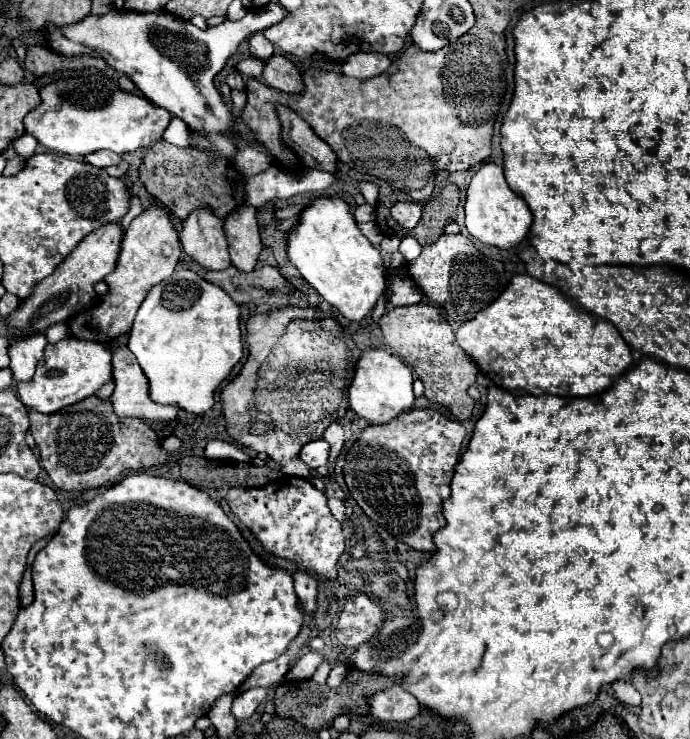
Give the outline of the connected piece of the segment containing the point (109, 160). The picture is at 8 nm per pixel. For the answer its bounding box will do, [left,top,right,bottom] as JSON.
[84,150,122,168]

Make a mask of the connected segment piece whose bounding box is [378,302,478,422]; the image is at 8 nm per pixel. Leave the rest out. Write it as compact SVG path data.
M418 302L412 306L400 306L386 312L380 318L380 328L388 346L414 368L416 376L424 382L424 396L444 408L448 408L456 420L464 422L472 416L474 398L468 396L468 388L476 382L476 366L466 358L464 350L454 340L454 332L446 318L436 306L428 302Z

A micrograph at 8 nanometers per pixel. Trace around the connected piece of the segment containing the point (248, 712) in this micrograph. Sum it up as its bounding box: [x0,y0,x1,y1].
[232,688,268,720]

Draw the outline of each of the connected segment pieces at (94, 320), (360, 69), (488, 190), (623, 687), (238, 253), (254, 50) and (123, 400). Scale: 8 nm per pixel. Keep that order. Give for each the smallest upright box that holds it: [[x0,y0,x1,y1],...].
[[68,204,182,342],[342,52,390,80],[464,162,532,250],[612,680,642,706],[226,204,262,272],[250,32,274,60],[112,346,178,422]]

